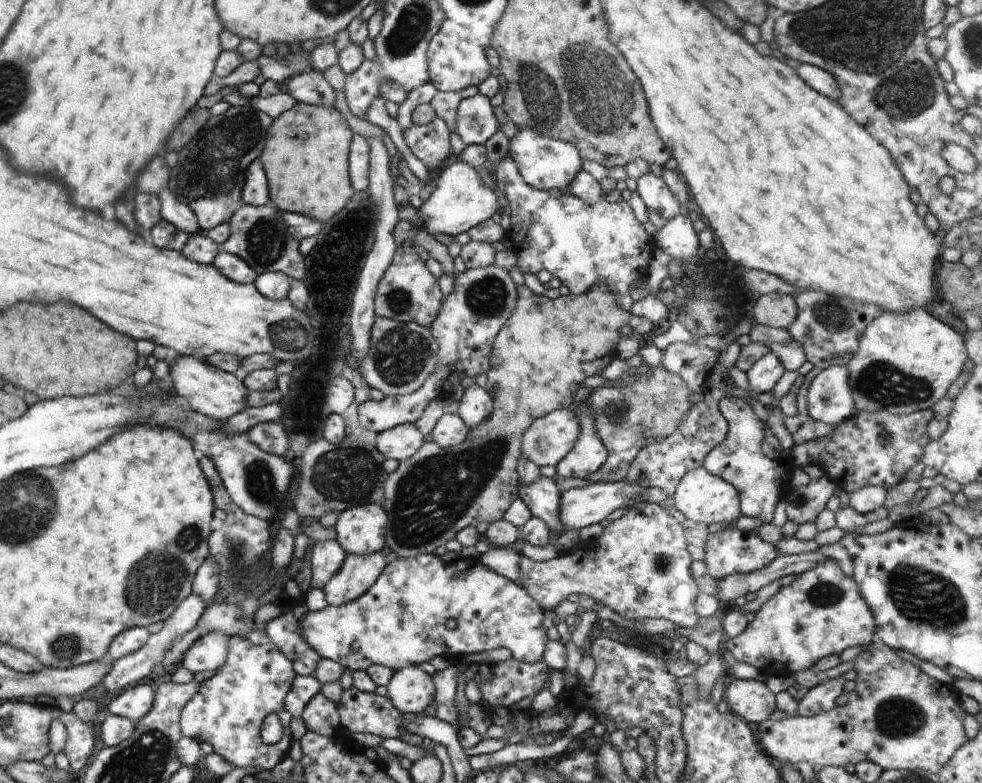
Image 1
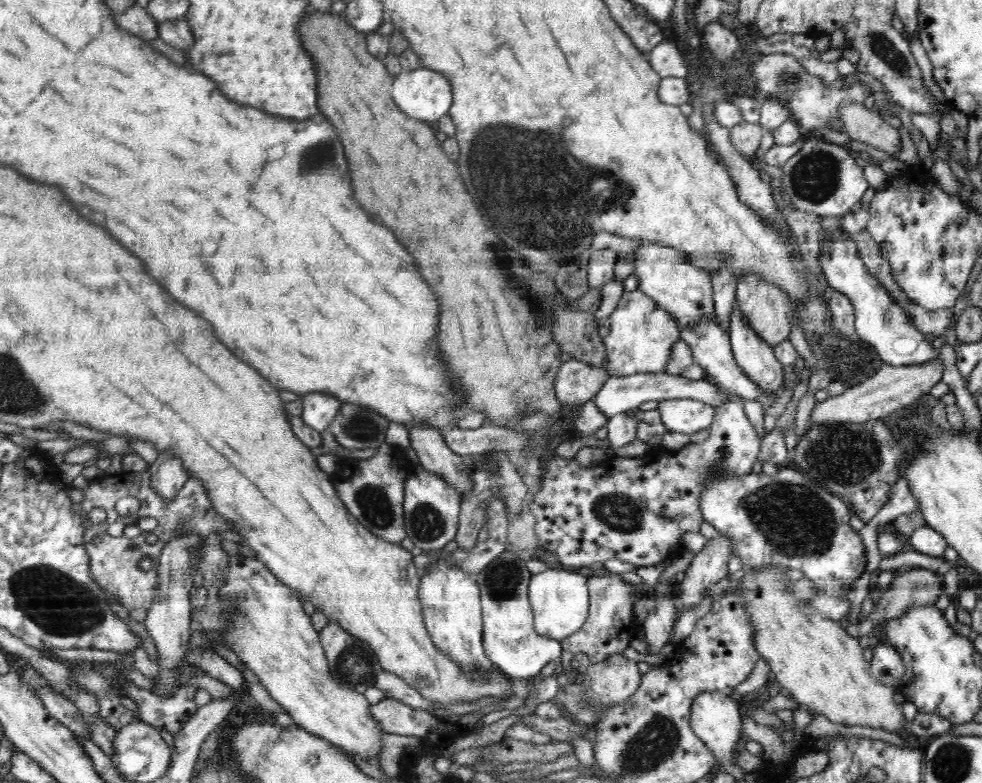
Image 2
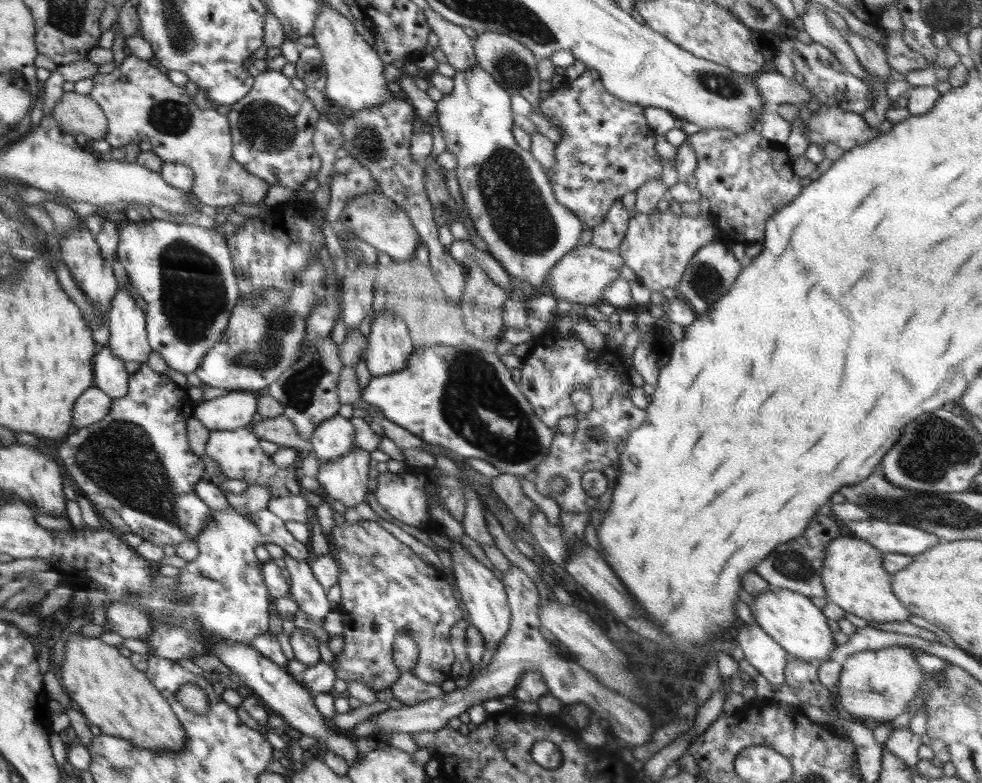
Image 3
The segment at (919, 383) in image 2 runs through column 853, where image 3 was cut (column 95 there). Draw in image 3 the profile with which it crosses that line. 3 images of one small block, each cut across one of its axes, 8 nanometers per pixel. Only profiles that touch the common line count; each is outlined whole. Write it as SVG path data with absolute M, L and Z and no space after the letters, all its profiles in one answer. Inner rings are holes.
M96 385L89 388L74 403L73 428L78 430L102 421L112 406L112 399Z

